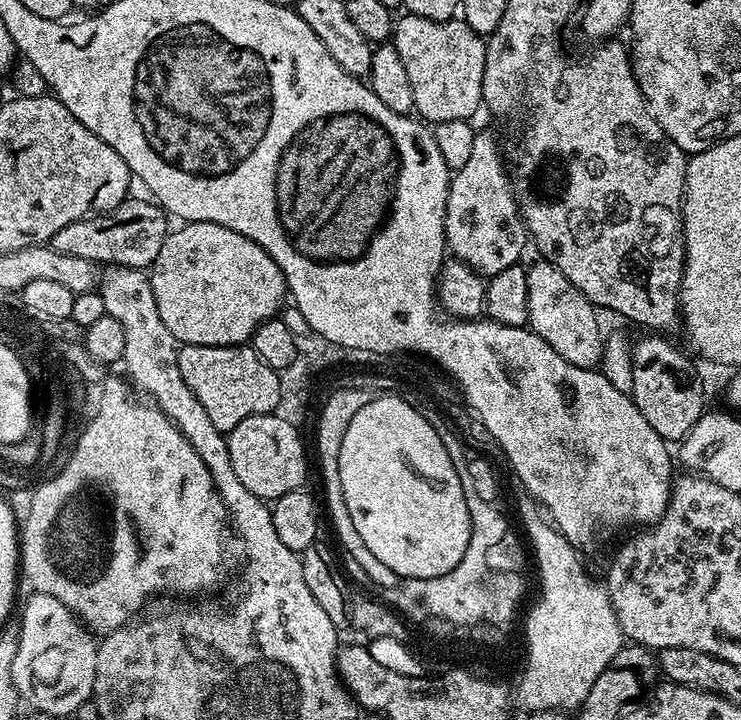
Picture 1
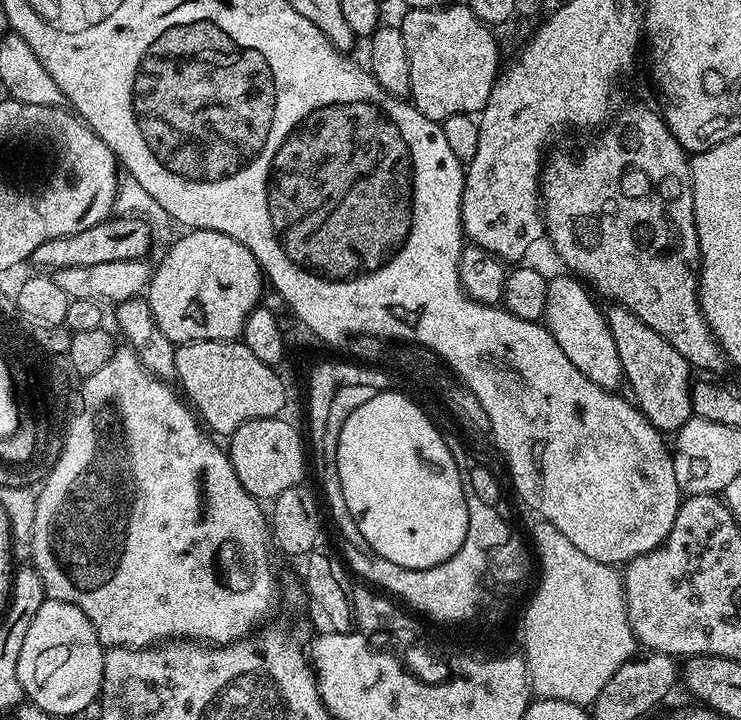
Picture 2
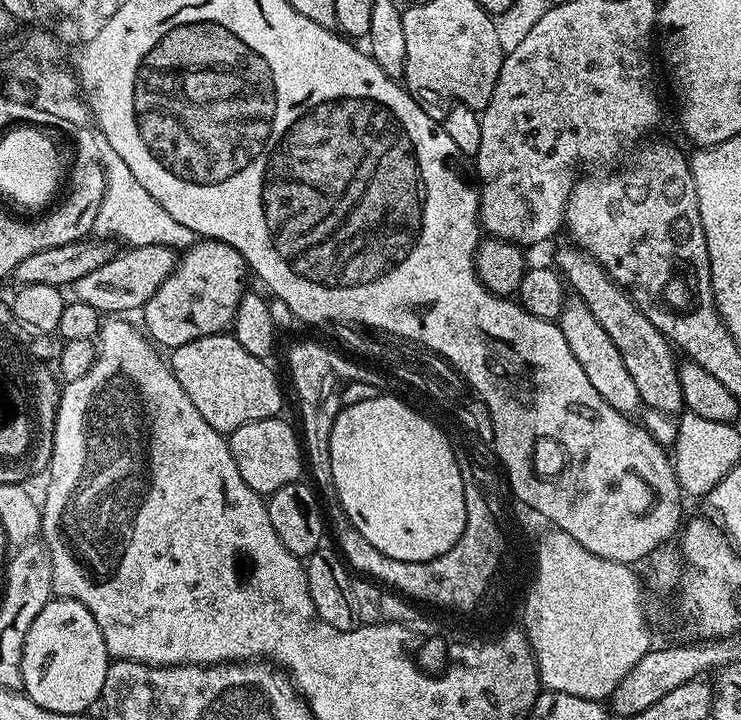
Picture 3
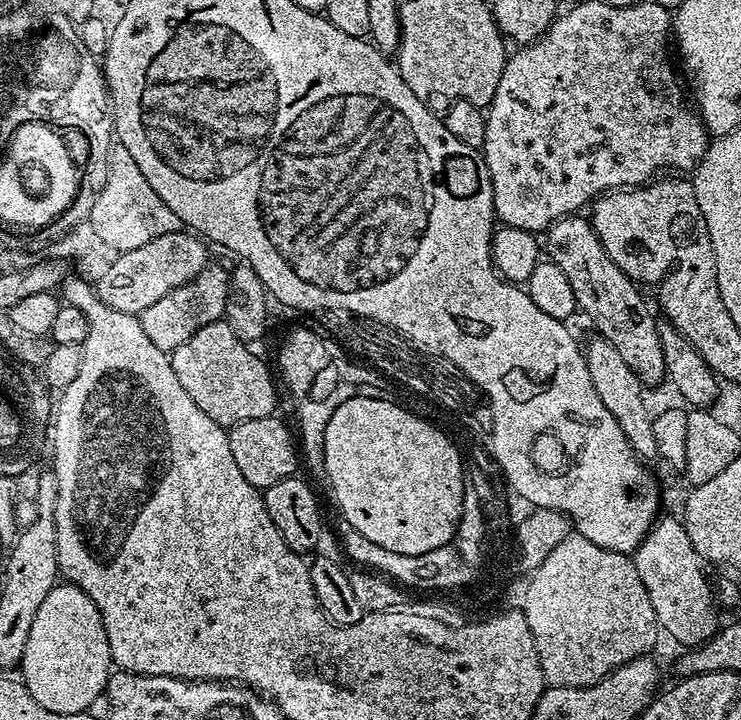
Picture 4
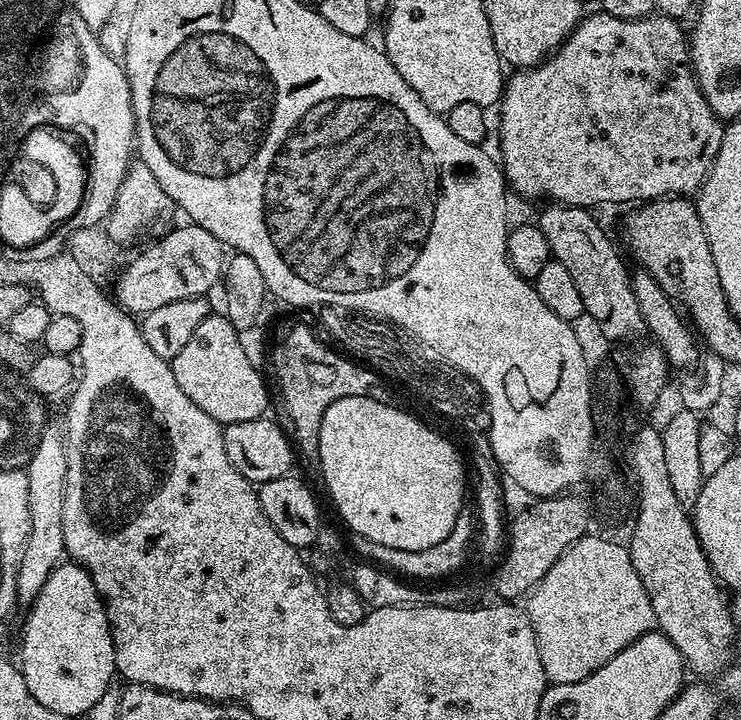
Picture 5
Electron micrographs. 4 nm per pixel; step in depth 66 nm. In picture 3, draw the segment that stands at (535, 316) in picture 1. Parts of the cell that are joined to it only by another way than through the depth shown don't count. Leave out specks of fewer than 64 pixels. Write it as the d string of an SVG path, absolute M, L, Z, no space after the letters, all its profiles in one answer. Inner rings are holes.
M572 296L565 301L558 323L566 342L570 345L570 350L578 358L578 362L582 362L582 370L586 370L586 378L590 378L590 386L594 386L594 390L598 390L598 394L602 394L602 398L606 398L606 402L614 406L614 410L625 414L639 413L642 405L638 386L634 386L634 378L630 378L630 370L626 370L622 354L618 352L606 330L595 321L594 314L590 313L580 297Z

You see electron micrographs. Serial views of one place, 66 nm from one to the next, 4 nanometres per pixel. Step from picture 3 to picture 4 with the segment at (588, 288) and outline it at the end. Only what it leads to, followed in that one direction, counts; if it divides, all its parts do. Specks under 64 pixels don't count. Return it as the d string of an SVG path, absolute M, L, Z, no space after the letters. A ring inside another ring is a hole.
M583 215L563 216L546 229L546 256L570 282L574 290L579 311L588 315L588 320L597 328L596 332L614 346L619 356L634 370L641 384L651 386L665 379L662 358L662 342L658 338L657 317L652 317L644 296L639 292L637 281L631 280L614 262L602 246L591 221Z

